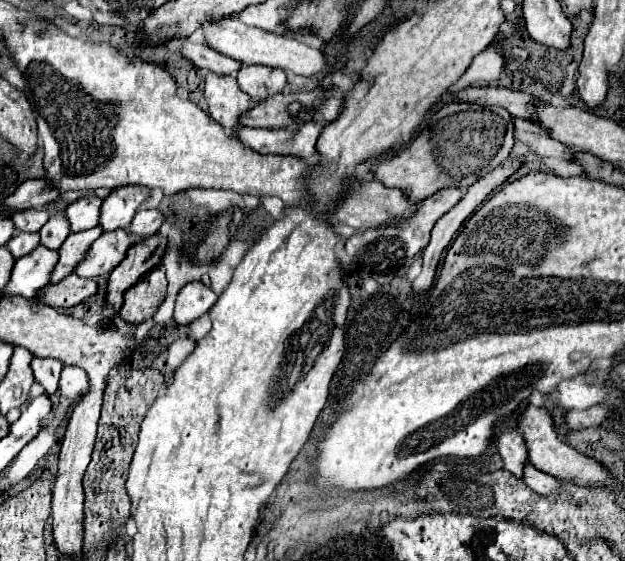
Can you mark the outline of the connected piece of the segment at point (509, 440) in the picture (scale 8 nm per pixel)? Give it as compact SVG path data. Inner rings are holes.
M503 428L499 432L499 436L495 438L495 444L497 444L497 450L501 454L505 470L513 472L519 478L521 476L521 464L527 462L523 436L513 428Z

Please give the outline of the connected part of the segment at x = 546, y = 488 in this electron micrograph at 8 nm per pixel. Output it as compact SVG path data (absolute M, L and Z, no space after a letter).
M525 464L523 466L523 482L531 488L531 490L535 490L537 494L541 494L541 496L547 496L547 494L555 494L557 490L559 490L559 486L557 486L557 478L553 478L553 476L549 476L549 474L545 474L545 472L541 472L541 470L537 470L533 464Z

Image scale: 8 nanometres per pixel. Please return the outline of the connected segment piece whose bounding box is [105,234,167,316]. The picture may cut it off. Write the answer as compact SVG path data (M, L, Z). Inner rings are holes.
M155 234L143 240L141 244L129 248L125 260L109 274L105 304L115 310L115 316L123 306L123 292L131 288L143 274L147 274L151 268L159 264L165 246L167 246L167 238Z

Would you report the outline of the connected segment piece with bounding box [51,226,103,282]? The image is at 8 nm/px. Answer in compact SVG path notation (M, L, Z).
M95 226L77 234L69 234L67 240L63 242L63 246L59 248L59 262L53 270L53 278L51 282L59 282L61 278L65 278L69 272L73 272L73 268L85 258L89 246L101 236L103 228Z

